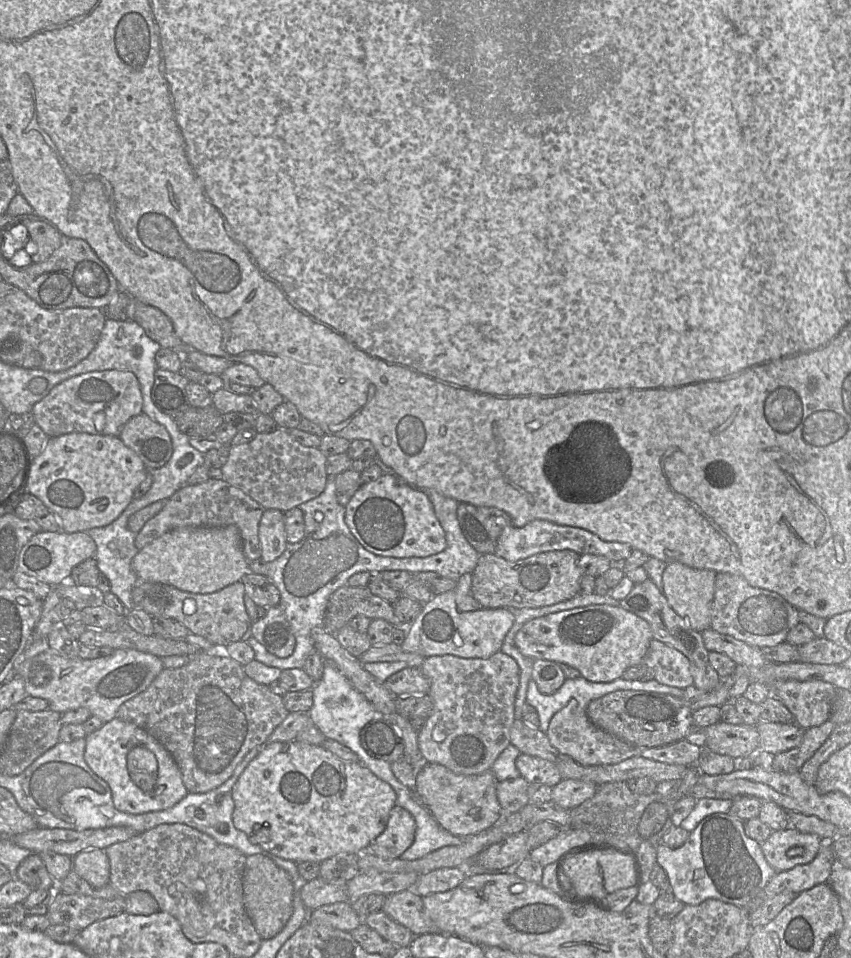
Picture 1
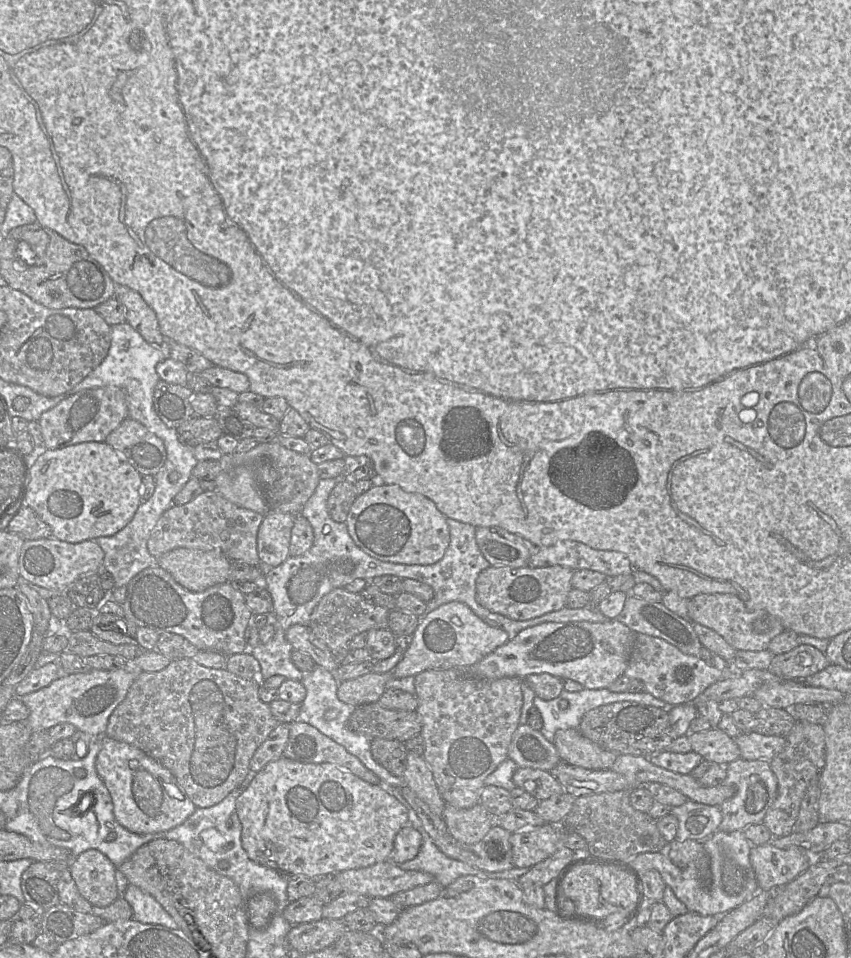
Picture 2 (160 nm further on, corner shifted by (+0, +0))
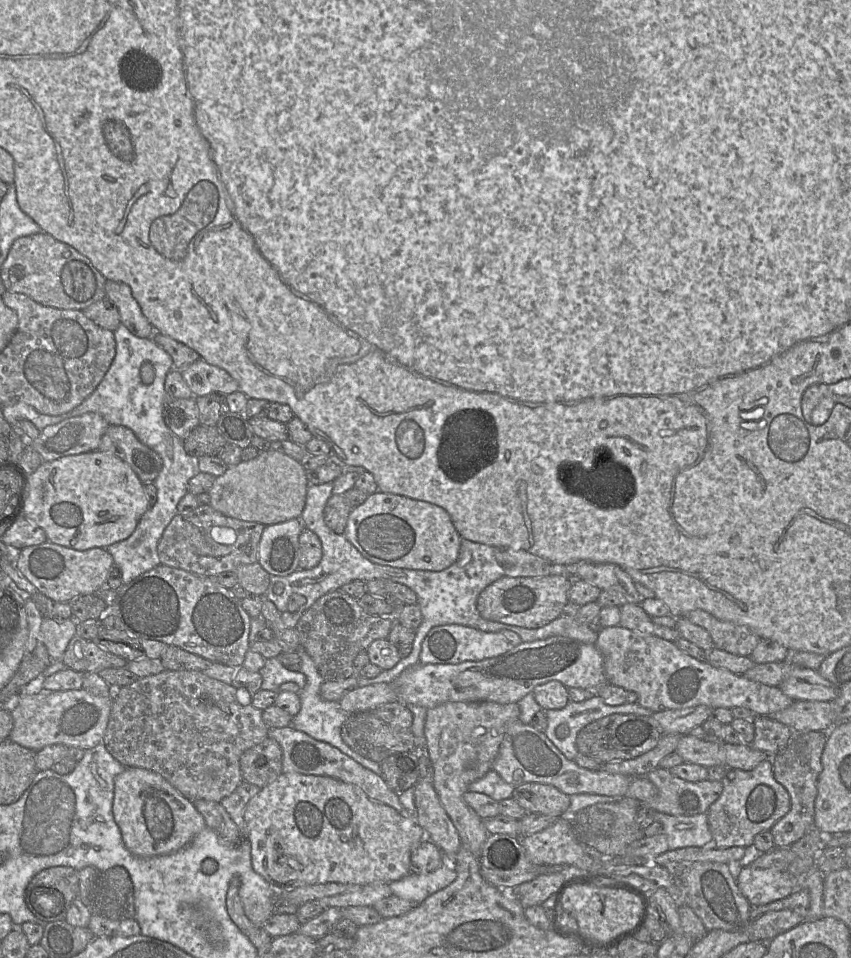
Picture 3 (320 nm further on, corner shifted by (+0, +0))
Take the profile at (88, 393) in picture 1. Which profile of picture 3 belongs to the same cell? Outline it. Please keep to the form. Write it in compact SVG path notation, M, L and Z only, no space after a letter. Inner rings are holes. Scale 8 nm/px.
M88 412L45 427L31 446L46 462L95 451L109 426L101 415Z

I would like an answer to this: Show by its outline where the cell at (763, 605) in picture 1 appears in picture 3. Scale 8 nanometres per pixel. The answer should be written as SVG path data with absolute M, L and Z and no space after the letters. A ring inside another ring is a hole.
M697 609L685 615L692 623L703 627L711 636L714 647L738 656L749 656L761 638L748 626L719 620Z

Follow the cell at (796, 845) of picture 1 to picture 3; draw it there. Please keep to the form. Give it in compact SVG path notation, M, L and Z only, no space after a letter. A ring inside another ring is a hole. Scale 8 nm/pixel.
M750 865L742 867L736 882L751 906L783 899L797 890L797 878L787 871L753 868Z

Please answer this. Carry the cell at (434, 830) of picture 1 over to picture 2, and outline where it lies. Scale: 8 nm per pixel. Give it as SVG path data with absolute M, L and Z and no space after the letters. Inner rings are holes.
M406 800L404 803L406 804L408 813L408 824L419 831L422 836L422 843L419 853L414 859L397 864L401 869L428 873L442 888L447 887L459 877L466 875L473 875L483 879L508 879L517 881L529 871L530 867L513 867L501 872L487 872L472 867L462 861L447 857L434 844L409 803Z

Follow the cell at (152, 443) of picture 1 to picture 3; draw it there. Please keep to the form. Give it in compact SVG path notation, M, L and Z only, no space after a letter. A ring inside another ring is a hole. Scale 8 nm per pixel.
M122 425L107 428L98 450L114 454L128 463L143 483L154 482L162 468L161 457Z

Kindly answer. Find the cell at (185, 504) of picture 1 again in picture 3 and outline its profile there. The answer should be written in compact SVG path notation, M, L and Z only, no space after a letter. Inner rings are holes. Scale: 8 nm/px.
M210 504L188 513L176 514L165 528L157 552L161 564L198 575L213 577L238 566L258 562L258 544L265 525L226 516Z

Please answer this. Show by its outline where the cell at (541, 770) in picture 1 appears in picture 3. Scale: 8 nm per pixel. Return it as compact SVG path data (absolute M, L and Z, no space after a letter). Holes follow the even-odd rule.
M521 784L514 788L512 798L528 813L540 813L555 818L568 816L569 796L549 784Z

